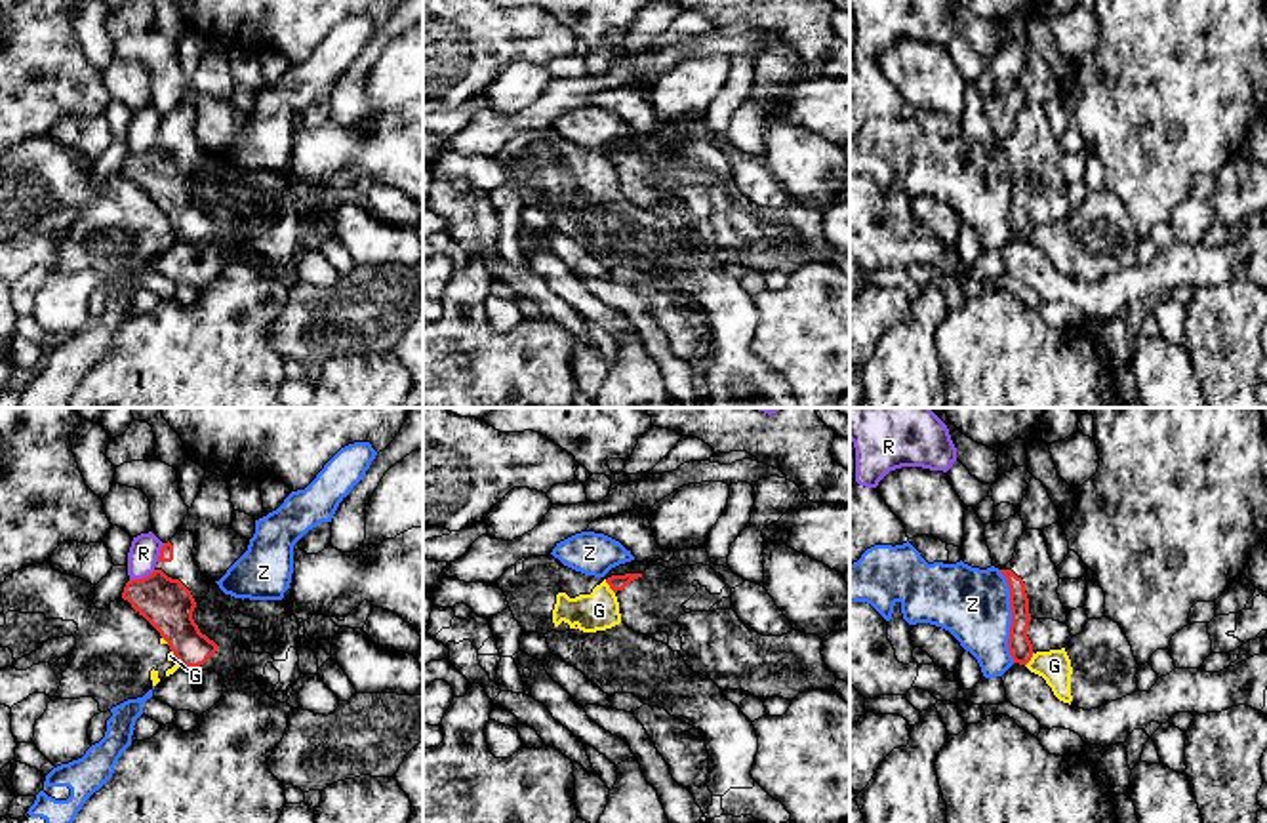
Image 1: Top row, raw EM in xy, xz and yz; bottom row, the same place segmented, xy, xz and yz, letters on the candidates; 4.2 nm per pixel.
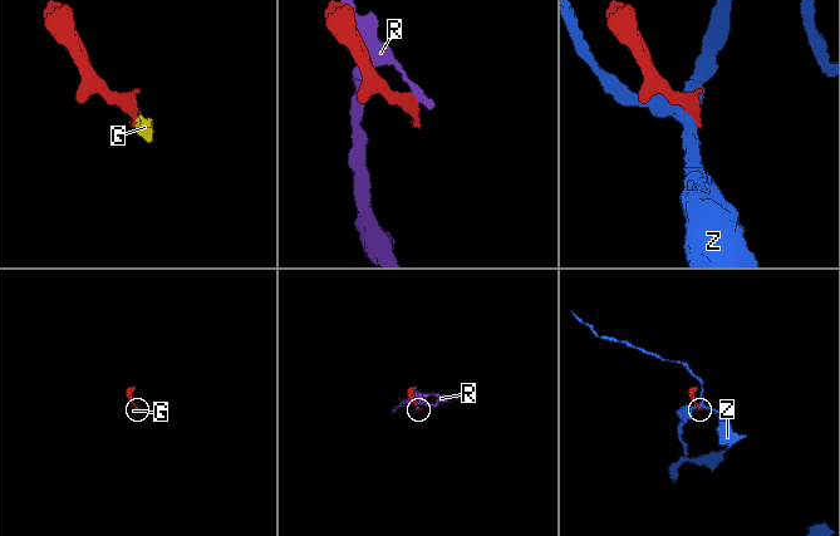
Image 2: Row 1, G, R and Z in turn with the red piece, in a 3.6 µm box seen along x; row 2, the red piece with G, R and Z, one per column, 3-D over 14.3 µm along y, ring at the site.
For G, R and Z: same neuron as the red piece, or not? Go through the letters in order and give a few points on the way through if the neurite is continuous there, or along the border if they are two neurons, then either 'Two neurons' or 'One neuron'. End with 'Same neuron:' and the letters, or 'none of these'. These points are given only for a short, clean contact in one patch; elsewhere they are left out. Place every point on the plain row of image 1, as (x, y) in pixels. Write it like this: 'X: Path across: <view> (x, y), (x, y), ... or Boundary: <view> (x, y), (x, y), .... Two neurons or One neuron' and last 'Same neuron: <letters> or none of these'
G: Boundary: xz (604, 153), (614, 166). Two neurons
R: Two neurons
Z: Boundary: yz (999, 143), (1008, 160), (1008, 227), (1014, 235). Two neurons
Same neuron: none of these

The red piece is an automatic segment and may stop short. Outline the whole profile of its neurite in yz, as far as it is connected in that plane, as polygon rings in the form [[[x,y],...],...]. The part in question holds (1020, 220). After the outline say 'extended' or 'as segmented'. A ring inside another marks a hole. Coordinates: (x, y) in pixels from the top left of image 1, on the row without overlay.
[[[1025,103],[1016,118],[1014,131],[1000,143],[1010,160],[1012,198],[1008,223],[1014,236],[1027,238],[1036,225],[1061,223],[1071,215],[1067,183],[1063,181],[1057,160],[1059,149],[1048,128],[1042,103]]] | extended

